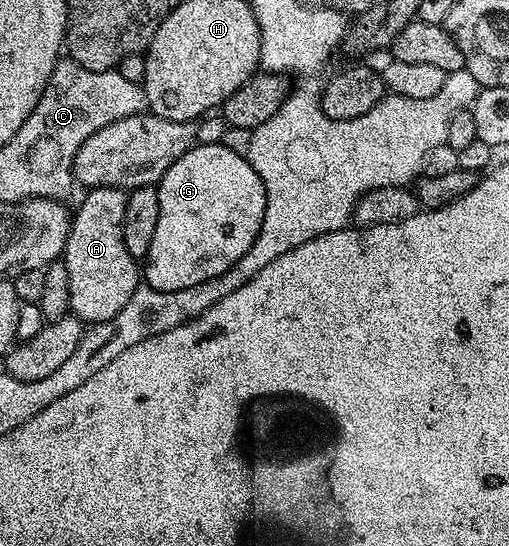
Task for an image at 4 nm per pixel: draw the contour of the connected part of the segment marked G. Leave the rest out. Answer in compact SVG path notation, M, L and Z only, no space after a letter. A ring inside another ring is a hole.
M227 143L196 144L188 149L160 180L158 194L158 227L154 230L154 242L142 264L142 276L147 287L154 290L186 290L198 286L198 282L210 282L210 278L224 278L232 267L240 264L242 254L250 250L254 238L266 214L266 190L262 178L248 161L247 155L227 148Z

